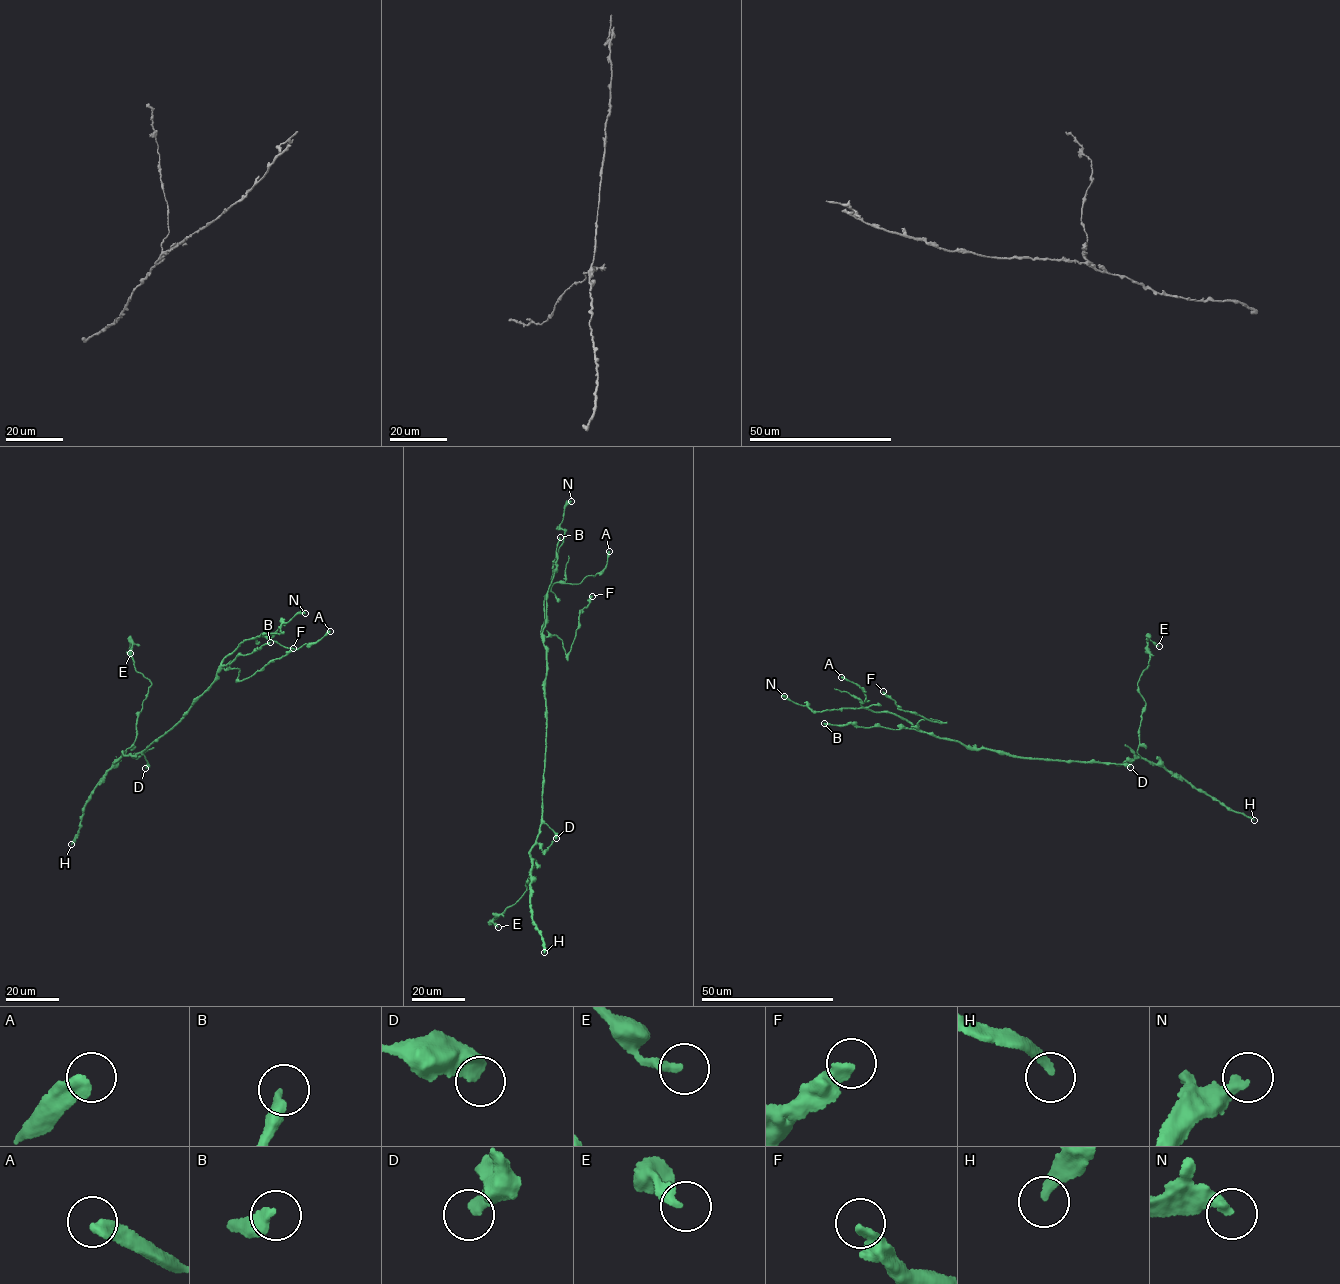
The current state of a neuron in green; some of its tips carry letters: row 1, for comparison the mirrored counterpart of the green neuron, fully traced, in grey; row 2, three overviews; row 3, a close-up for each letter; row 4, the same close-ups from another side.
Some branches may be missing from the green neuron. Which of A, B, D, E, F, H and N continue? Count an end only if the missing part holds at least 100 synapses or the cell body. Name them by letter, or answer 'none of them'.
none of them

